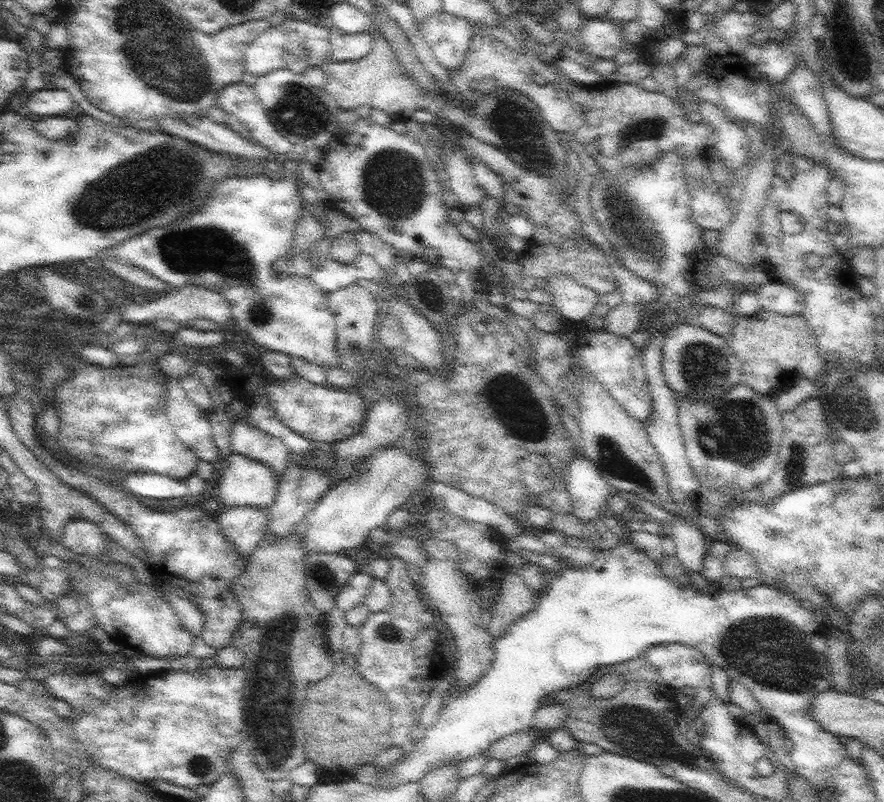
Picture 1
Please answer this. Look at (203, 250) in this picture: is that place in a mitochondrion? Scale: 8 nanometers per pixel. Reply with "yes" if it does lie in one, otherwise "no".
yes

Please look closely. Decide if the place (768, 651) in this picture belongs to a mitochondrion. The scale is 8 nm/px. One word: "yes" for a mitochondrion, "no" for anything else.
yes

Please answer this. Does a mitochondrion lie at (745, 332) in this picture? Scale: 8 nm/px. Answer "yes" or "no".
no

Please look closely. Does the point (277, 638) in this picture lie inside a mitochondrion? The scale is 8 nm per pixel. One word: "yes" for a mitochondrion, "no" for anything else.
yes

